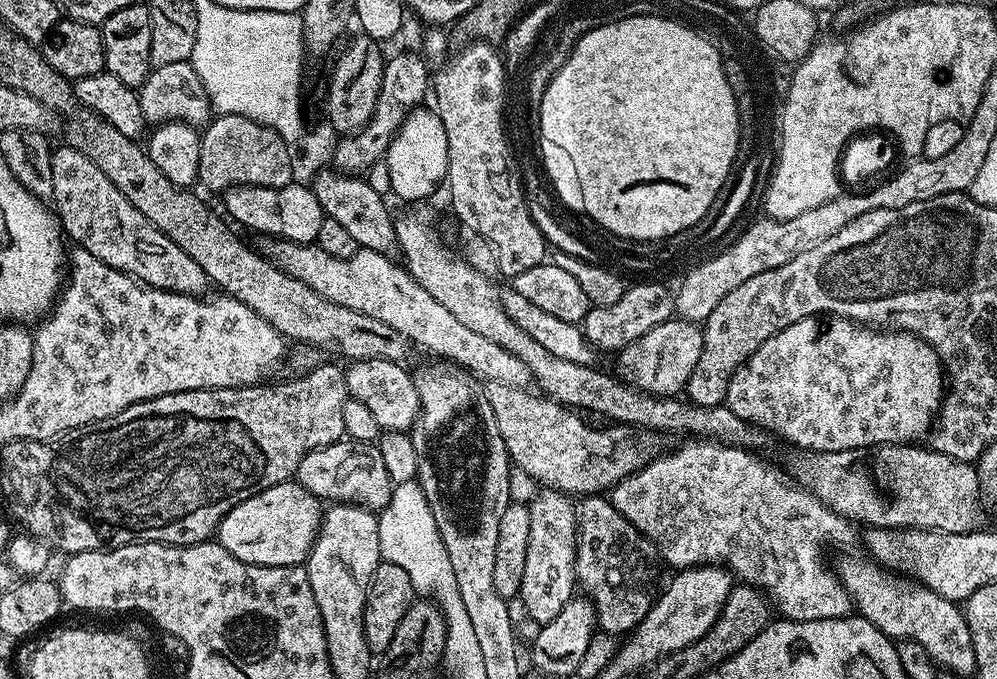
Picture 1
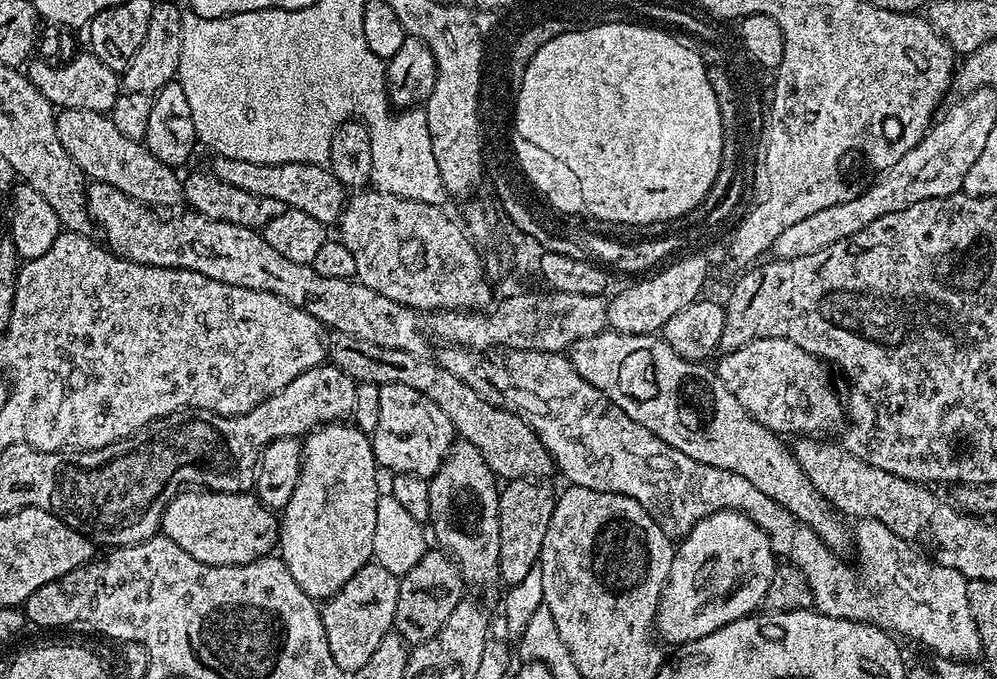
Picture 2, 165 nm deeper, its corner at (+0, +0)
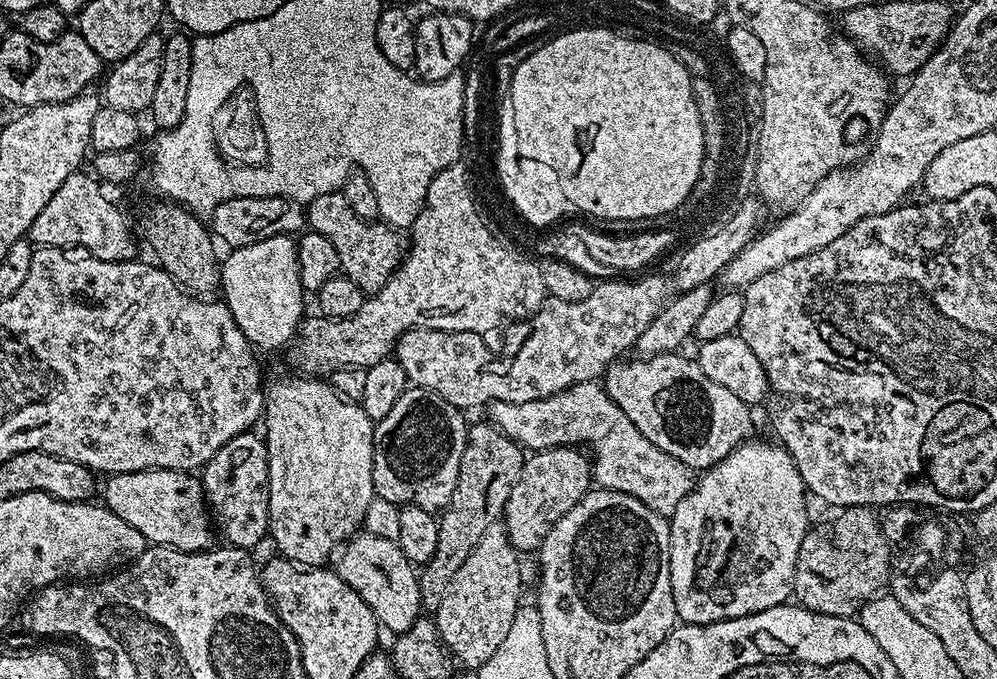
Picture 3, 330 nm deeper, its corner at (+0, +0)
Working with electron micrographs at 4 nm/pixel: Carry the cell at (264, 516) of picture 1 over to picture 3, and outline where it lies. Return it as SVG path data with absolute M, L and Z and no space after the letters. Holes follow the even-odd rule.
M150 468L147 472L117 472L105 480L108 481L102 484L103 503L111 512L118 514L122 522L130 522L130 526L134 526L134 530L138 530L138 534L142 534L149 545L165 544L168 548L177 548L183 552L203 552L213 547L210 509L199 475L173 468Z

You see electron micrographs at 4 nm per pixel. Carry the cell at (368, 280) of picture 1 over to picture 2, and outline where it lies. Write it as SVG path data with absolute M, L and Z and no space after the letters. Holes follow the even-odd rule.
M444 346L438 355L438 362L454 378L462 378L468 386L479 392L485 398L499 402L503 407L522 416L524 421L538 434L544 443L545 450L551 454L558 472L568 479L569 485L577 488L589 488L599 492L613 492L634 498L650 518L656 520L669 538L683 538L702 518L715 512L742 512L749 516L761 530L770 538L770 546L777 557L794 565L806 578L812 591L812 603L815 611L823 616L839 620L862 620L865 624L874 624L883 628L889 634L901 632L920 644L925 644L935 655L944 660L957 662L972 662L981 655L980 635L974 622L974 614L970 614L970 598L968 597L968 579L958 570L950 570L950 566L928 560L920 552L911 548L909 541L903 536L894 534L890 526L882 526L877 520L861 520L854 528L854 560L860 565L856 572L847 568L845 561L835 556L822 543L818 534L810 530L791 515L778 502L772 500L758 490L742 474L734 474L730 470L722 470L718 466L710 466L702 462L694 462L682 450L674 450L662 438L658 438L646 426L634 422L630 414L618 410L610 398L606 398L582 374L574 370L571 359L559 352L518 352L508 350L501 360L491 360L479 351L463 346Z

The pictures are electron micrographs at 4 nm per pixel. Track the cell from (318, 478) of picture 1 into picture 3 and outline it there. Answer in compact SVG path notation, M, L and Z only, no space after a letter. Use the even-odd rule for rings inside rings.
M249 430L230 438L226 446L219 448L202 469L204 495L209 509L214 513L214 524L233 548L252 550L252 547L268 536L268 448L259 435Z

